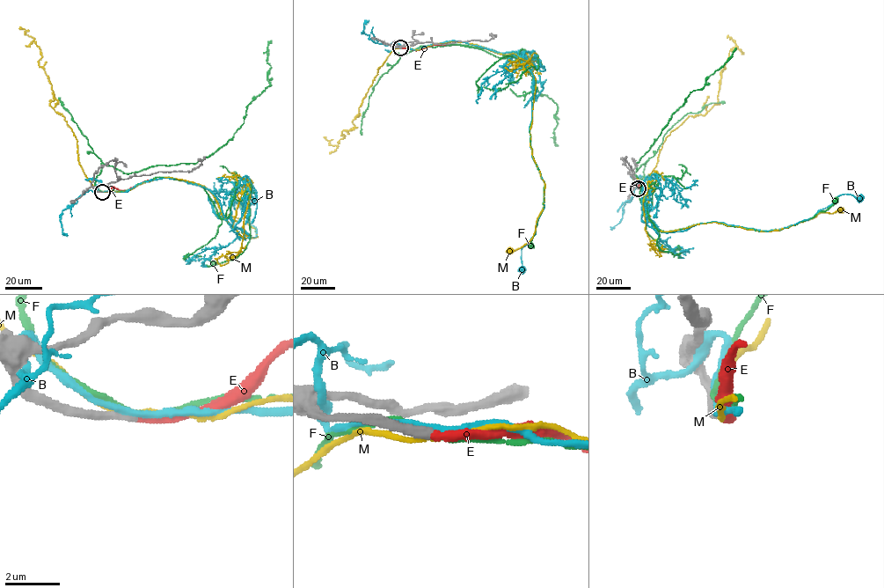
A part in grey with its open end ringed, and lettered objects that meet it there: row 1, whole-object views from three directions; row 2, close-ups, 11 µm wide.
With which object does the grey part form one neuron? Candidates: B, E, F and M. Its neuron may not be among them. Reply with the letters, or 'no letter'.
E

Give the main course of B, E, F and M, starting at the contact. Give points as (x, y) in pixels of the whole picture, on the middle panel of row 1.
B: (400, 47), (454, 40), (524, 59), (544, 207), (522, 248), (522, 269)
E: (401, 48), (417, 49), (445, 45)
F: (400, 47), (455, 44), (500, 58), (515, 59), (515, 53), (531, 71), (529, 144), (544, 182), (531, 246)
M: (400, 48), (466, 42), (515, 53), (533, 74), (529, 146), (544, 183), (544, 208), (532, 238), (510, 250)

